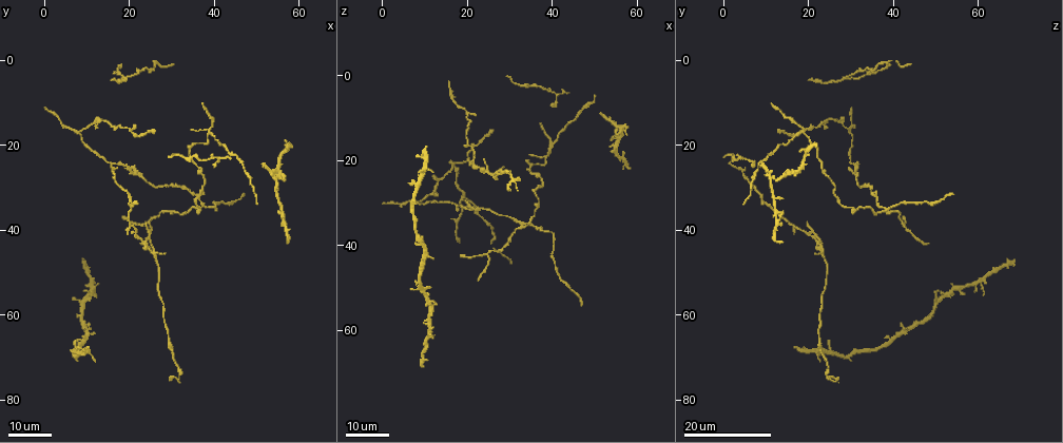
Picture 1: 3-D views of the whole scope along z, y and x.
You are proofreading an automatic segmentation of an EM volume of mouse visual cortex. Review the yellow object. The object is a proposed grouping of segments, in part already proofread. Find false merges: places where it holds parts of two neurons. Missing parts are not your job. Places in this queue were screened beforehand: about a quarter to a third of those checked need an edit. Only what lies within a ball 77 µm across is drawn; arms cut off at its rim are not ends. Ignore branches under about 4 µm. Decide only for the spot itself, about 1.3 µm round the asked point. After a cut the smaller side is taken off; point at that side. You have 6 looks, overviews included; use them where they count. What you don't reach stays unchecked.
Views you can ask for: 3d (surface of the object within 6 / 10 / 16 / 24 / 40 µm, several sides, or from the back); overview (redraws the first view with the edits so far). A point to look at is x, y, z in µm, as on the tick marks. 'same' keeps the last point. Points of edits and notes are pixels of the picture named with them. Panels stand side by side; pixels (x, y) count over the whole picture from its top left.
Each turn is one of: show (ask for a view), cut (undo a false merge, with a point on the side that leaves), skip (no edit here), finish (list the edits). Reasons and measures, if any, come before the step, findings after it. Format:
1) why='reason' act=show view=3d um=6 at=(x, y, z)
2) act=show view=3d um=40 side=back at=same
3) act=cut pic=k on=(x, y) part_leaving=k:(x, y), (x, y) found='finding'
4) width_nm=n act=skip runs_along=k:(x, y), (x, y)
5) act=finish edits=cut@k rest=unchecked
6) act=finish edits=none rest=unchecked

why='three arms meet' act=show view=3d um=24 at=(36.5, 32.5, 35.5)

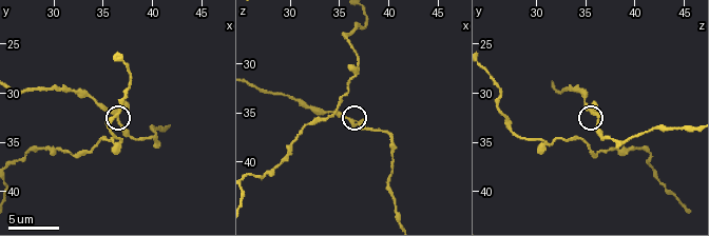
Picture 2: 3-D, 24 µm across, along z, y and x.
act=show view=3d um=6 at=(36.2, 32.2, 35.6)

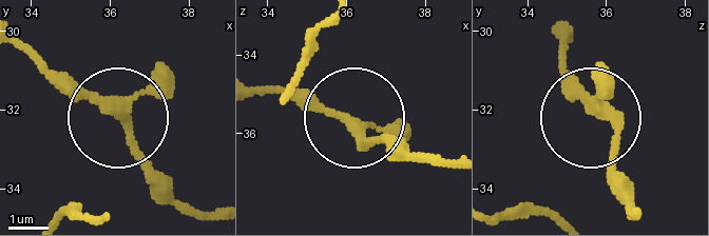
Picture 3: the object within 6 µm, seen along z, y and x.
arms=3 act=skip found='all the same neuron'

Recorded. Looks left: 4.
why='three arms meet' act=show view=3d um=16 at=(24.0, 38.0, 42.5)

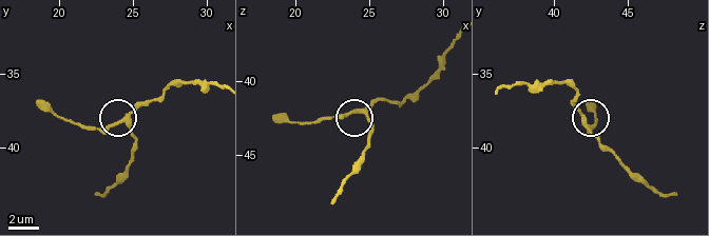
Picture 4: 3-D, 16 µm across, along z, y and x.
act=show view=3d um=6 at=(24.0, 38.4, 42.2)

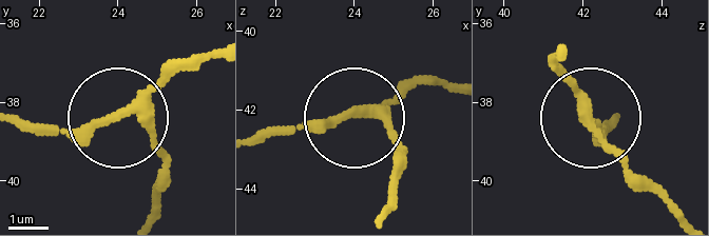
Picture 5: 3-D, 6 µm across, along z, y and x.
act=show view=3d um=6 side=back at=(24.15, 38.25, 42.05)

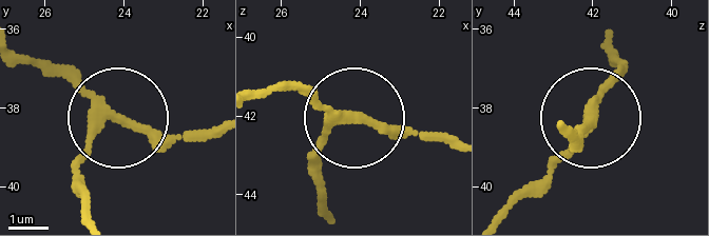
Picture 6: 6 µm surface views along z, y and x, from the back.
width_nm=250 act=skip found='all the same neuron'

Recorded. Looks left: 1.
act=finish edits=none rest=unchecked

